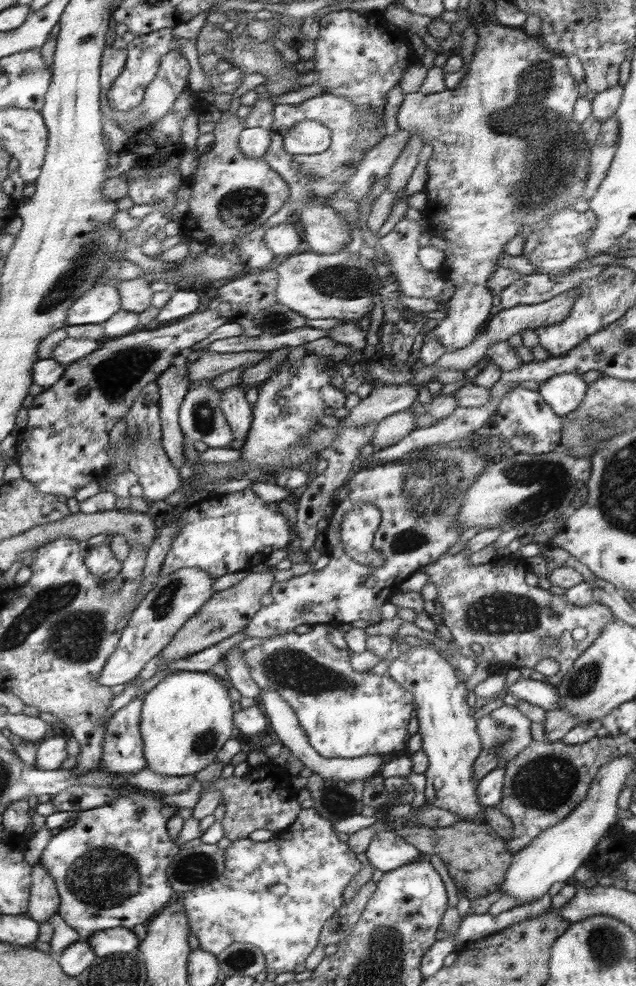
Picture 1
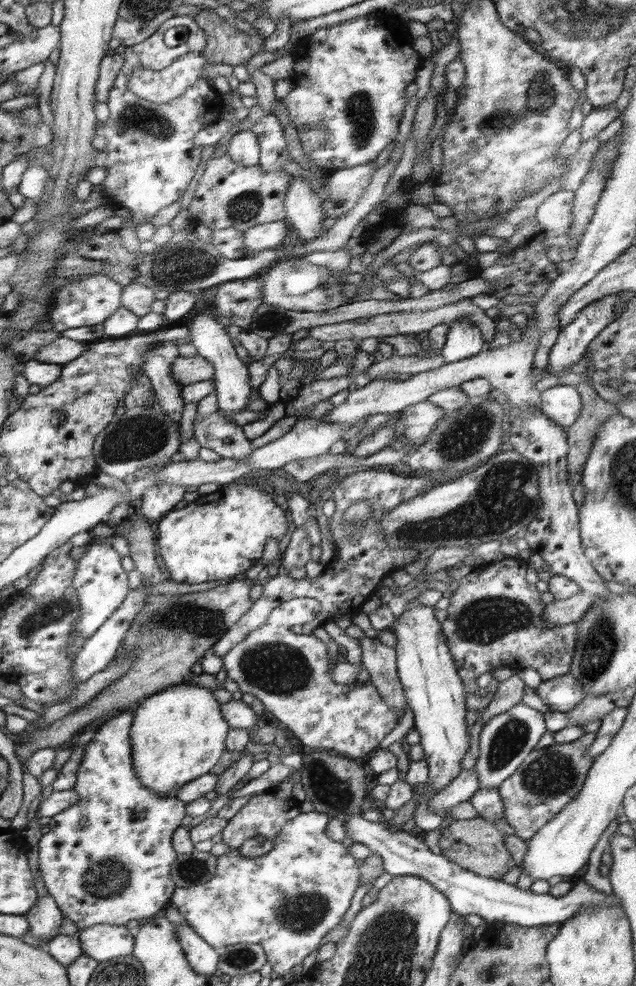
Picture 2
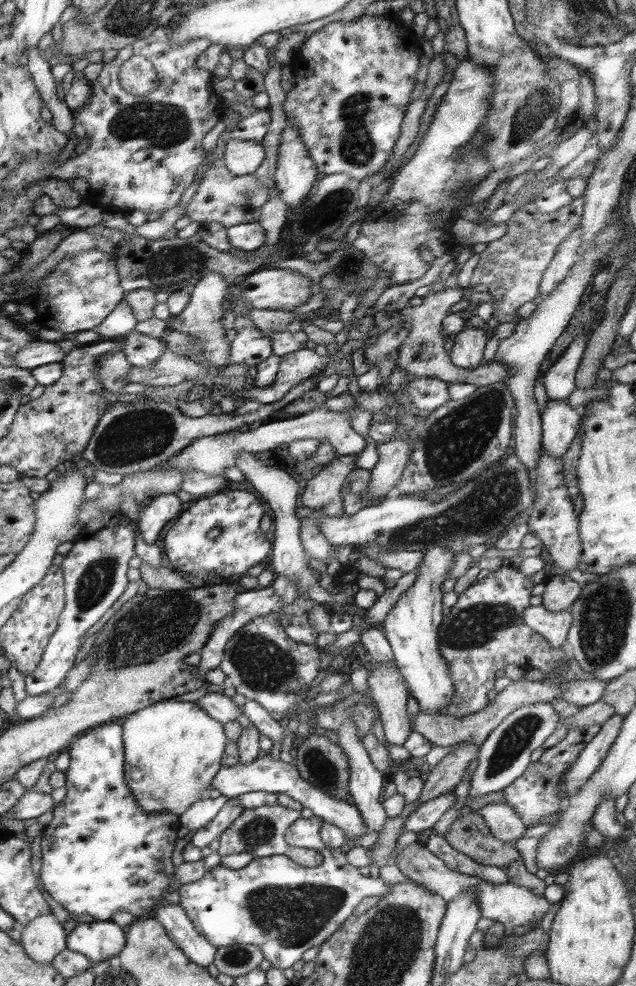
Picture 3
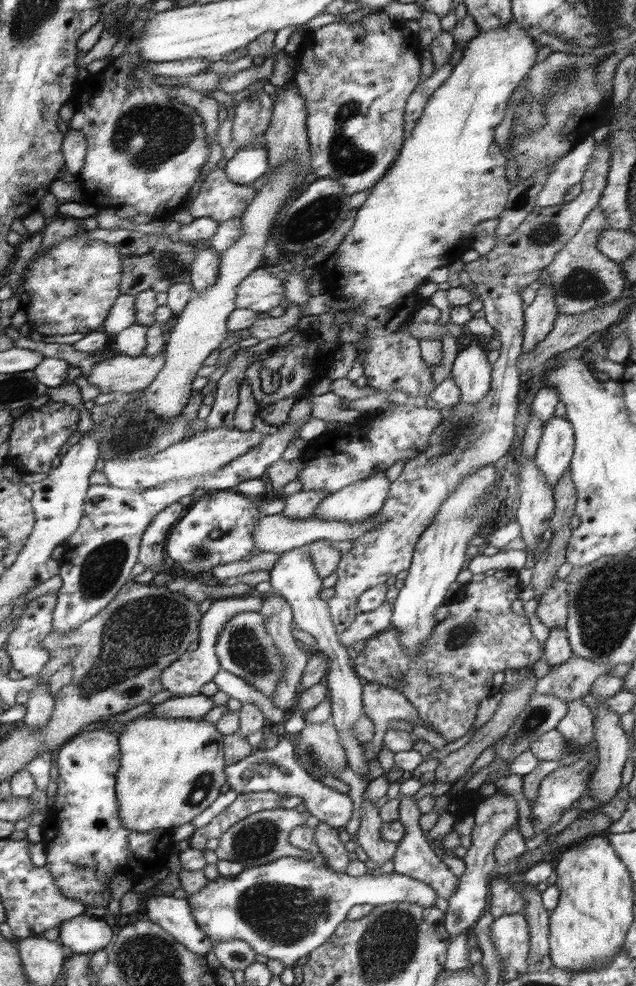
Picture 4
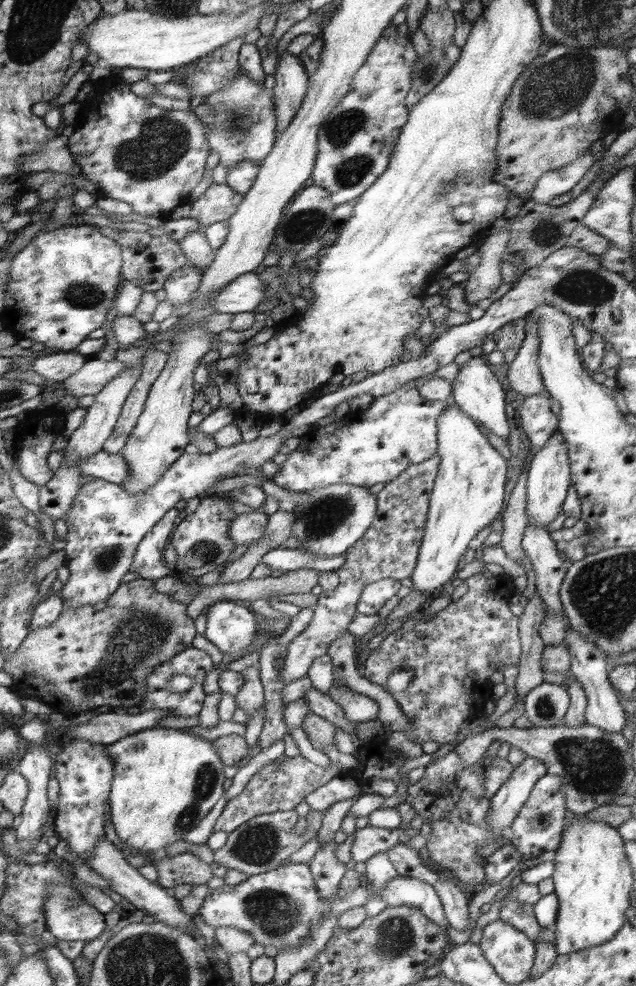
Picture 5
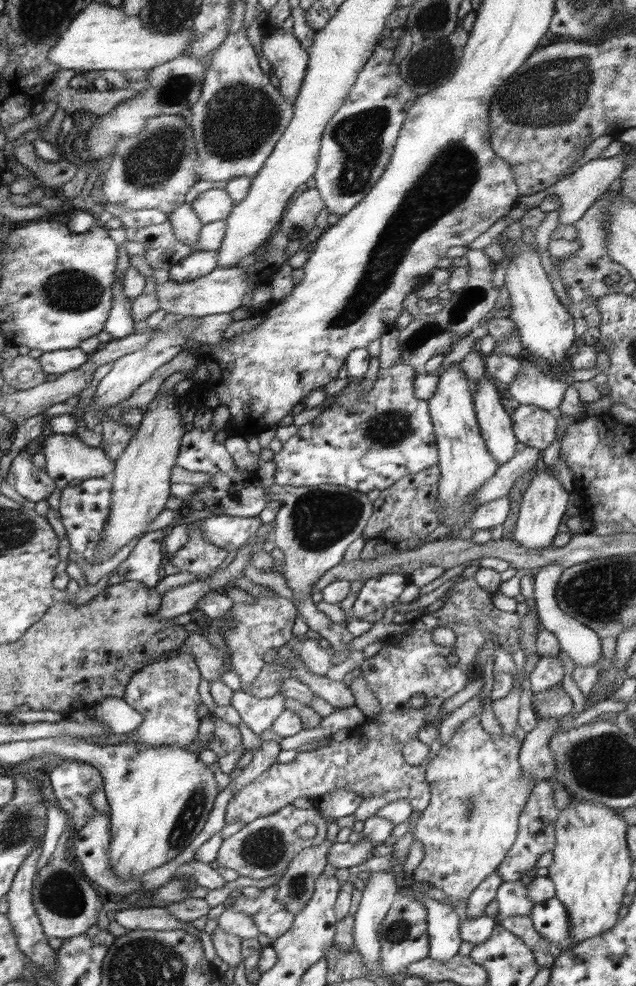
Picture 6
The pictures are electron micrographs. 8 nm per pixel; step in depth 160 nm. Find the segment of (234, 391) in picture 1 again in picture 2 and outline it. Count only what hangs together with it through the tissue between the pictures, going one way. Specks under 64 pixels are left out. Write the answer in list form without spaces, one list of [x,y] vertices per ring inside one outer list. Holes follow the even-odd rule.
[[[208,308],[198,311],[188,320],[189,331],[192,334],[191,342],[197,348],[198,354],[203,356],[215,368],[213,376],[218,396],[218,409],[225,413],[238,413],[245,410],[250,403],[251,391],[249,383],[249,370],[237,355],[233,340],[226,331],[226,327],[216,321],[216,314],[208,313]]]

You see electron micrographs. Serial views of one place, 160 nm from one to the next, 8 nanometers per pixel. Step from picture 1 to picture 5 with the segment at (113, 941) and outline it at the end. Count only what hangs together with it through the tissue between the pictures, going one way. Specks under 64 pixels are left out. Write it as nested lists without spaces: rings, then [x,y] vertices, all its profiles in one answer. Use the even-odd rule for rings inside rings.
[[[54,885],[44,899],[47,931],[66,942],[89,943],[106,930],[104,914],[86,903],[80,890]]]

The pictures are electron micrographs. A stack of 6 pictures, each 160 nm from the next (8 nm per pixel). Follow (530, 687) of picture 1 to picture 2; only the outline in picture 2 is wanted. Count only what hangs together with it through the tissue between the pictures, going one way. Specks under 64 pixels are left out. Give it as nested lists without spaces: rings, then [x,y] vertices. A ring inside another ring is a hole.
[[[570,674],[543,681],[535,692],[549,710],[561,713],[572,710],[586,697],[581,683]]]

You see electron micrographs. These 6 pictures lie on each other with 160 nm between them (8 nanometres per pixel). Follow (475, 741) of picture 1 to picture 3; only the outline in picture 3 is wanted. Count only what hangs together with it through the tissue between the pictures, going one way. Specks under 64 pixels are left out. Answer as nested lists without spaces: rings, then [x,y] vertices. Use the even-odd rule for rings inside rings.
[[[444,545],[424,546],[424,559],[418,567],[419,575],[411,587],[384,617],[384,634],[389,640],[393,660],[407,684],[407,691],[416,699],[419,710],[428,714],[440,713],[455,697],[455,686],[448,663],[439,649],[439,628],[445,615],[442,613],[441,584],[446,580],[455,555]]]

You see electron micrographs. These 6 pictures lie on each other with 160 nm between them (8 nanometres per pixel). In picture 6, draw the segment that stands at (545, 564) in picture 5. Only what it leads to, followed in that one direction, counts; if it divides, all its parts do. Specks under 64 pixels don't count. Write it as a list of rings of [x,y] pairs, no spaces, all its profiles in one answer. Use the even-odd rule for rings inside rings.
[[[556,563],[537,568],[537,574],[535,574],[534,577],[533,598],[535,600],[534,604],[536,604],[534,608],[539,617],[539,622],[542,623],[545,629],[550,630],[550,632],[557,636],[561,651],[568,654],[575,666],[592,667],[592,665],[599,662],[600,657],[603,656],[600,636],[591,628],[588,628],[588,626],[578,622],[578,620],[572,618],[563,610],[560,610],[557,603],[558,599],[556,598],[555,592],[559,578],[562,576],[565,569],[565,566]]]

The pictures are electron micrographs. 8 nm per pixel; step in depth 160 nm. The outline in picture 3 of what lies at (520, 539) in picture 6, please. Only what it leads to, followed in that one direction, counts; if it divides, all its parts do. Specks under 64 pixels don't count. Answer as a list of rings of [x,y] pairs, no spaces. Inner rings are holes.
[[[567,399],[547,400],[541,412],[541,446],[546,454],[563,458],[578,435],[580,414],[580,408],[570,406]]]

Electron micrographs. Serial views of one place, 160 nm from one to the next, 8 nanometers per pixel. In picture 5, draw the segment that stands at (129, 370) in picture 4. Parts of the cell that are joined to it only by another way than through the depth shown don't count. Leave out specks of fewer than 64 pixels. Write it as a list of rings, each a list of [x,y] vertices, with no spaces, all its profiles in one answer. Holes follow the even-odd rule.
[[[88,357],[84,366],[76,374],[63,380],[64,396],[71,395],[79,398],[96,395],[114,376],[124,372],[126,367],[127,364],[118,359],[104,361],[96,357]]]

